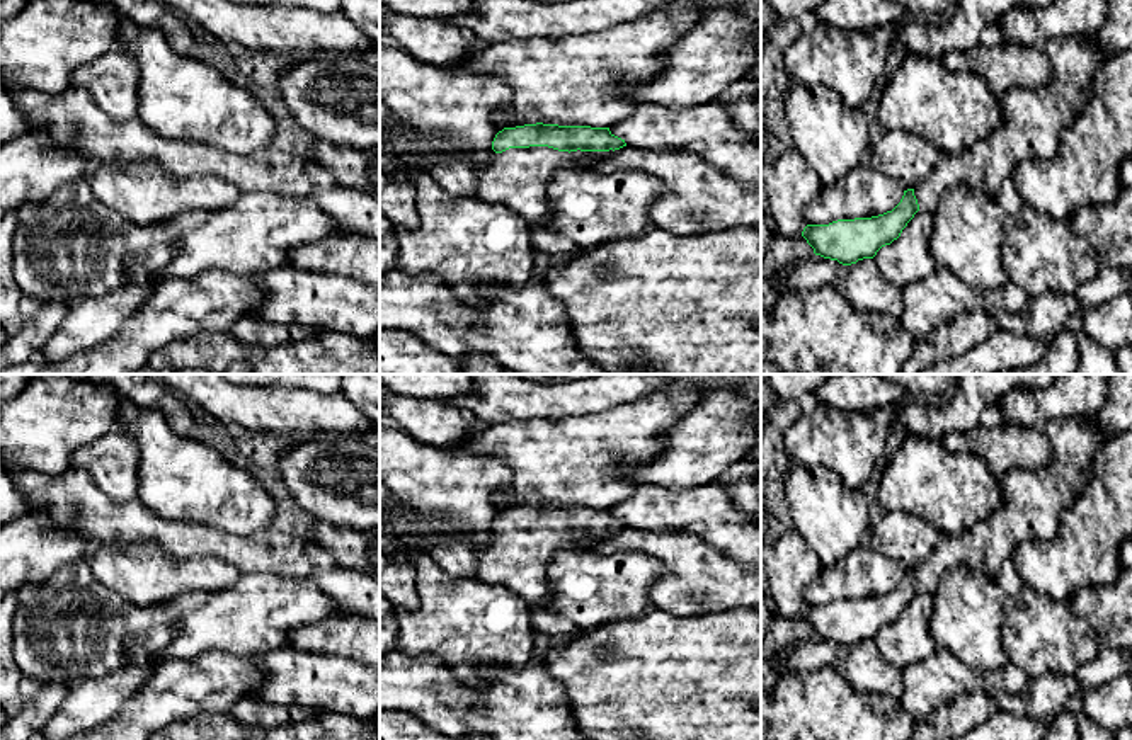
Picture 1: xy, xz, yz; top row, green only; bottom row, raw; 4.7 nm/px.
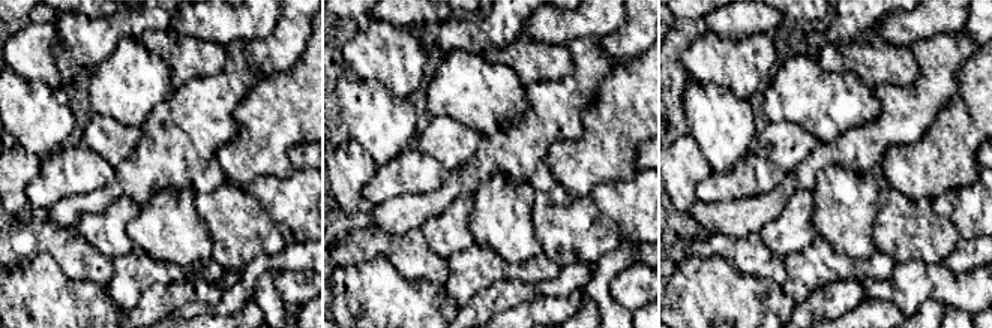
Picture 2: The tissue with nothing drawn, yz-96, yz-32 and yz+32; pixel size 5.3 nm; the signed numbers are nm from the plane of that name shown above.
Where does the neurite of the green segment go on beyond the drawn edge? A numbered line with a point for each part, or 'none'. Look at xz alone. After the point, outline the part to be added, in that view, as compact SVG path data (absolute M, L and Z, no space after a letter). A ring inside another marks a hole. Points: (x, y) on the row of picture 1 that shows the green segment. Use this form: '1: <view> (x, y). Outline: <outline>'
1: xz (518, 177). Outline: M548 146L509 148L495 153L478 172L475 197L487 204L504 204L531 228L550 218L548 184L560 168L594 170L609 151L574 157Z

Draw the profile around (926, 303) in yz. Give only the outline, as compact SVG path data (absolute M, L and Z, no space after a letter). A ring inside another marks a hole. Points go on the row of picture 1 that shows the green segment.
M936 267L924 281L911 282L902 293L904 313L900 323L916 342L958 313L970 310L984 310L992 316L1020 313L1032 298L1011 281L992 293L977 293L945 267Z

